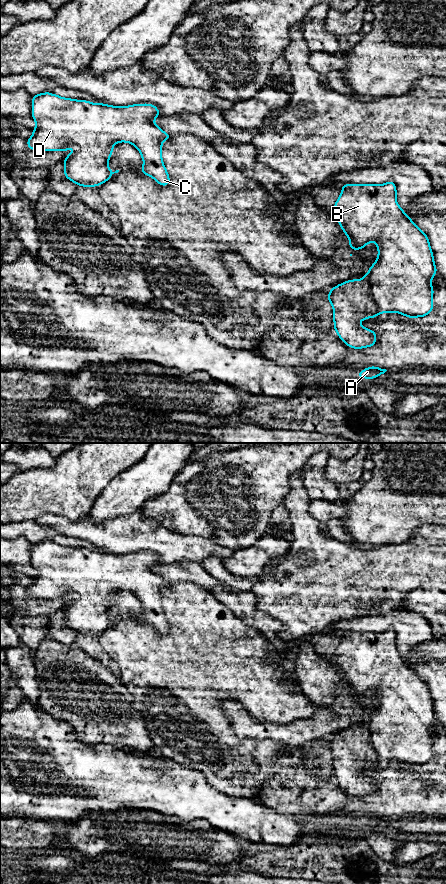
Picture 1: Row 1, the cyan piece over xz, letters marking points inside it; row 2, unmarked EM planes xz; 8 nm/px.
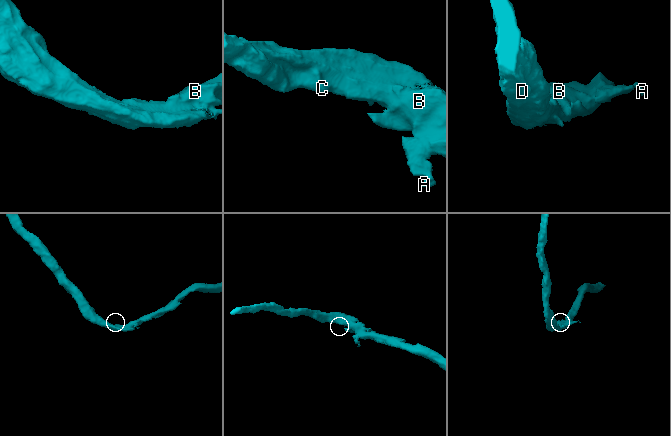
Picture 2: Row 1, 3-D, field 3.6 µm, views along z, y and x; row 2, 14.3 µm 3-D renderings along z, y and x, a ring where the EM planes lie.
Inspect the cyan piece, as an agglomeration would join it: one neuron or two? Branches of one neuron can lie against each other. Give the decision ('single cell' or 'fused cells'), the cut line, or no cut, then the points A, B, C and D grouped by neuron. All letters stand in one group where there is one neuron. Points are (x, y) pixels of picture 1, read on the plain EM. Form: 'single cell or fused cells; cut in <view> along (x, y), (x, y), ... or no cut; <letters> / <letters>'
fused cells; cut in xz along (364, 724), (368, 730), (369, 743), (380, 760); A / B C D

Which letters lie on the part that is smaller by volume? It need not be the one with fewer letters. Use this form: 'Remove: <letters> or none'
Remove: A

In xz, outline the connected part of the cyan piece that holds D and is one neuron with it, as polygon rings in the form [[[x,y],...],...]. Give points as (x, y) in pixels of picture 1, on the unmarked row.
[[[44,540],[40,541],[37,543],[32,544],[32,566],[36,570],[36,575],[33,578],[33,582],[30,586],[27,587],[27,595],[30,598],[45,598],[45,599],[67,599],[69,596],[75,595],[76,598],[68,602],[68,604],[63,608],[63,611],[65,613],[65,618],[64,618],[64,624],[68,628],[74,630],[76,633],[82,634],[82,635],[95,635],[95,634],[100,634],[101,632],[105,631],[108,629],[114,621],[118,621],[119,618],[116,618],[115,620],[112,620],[108,614],[109,607],[113,601],[113,594],[119,590],[126,590],[134,593],[142,607],[143,607],[143,615],[140,617],[140,620],[150,624],[153,626],[159,633],[161,634],[168,634],[170,632],[170,625],[167,620],[167,617],[163,611],[162,607],[162,591],[164,588],[169,588],[172,583],[164,580],[158,573],[154,571],[154,567],[161,564],[159,561],[158,555],[152,552],[144,551],[144,552],[133,552],[129,554],[112,554],[108,552],[103,552],[103,551],[92,551],[87,548],[75,548],[71,546],[63,546],[59,543],[52,542],[50,540]]]

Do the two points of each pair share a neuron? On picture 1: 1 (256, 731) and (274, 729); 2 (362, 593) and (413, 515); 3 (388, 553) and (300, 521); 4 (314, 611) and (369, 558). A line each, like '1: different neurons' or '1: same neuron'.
1: same neuron
2: different neurons
3: same neuron
4: same neuron

